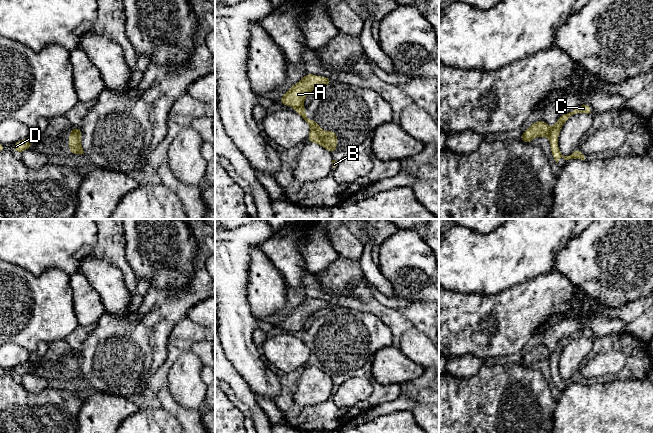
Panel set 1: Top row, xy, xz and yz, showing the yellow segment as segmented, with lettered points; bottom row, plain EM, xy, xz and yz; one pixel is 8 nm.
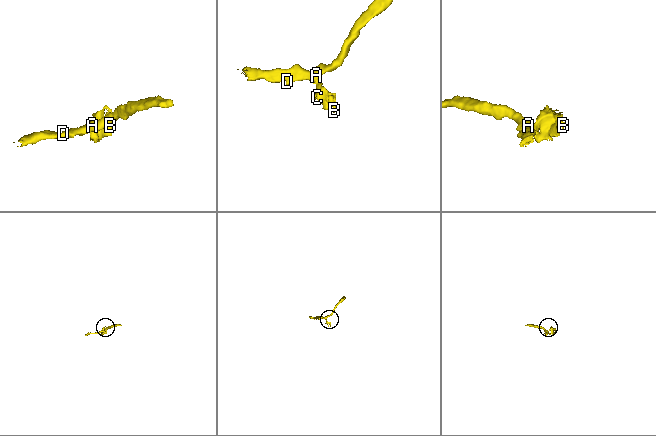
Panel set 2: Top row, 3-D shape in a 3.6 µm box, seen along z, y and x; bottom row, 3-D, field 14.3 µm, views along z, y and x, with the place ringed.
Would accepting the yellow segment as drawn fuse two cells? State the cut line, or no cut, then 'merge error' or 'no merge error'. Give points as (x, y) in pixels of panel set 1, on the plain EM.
cut yz (551, 352), (547, 359); merge error

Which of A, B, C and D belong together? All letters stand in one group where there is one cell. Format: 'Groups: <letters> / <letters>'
Groups: A D / B C

